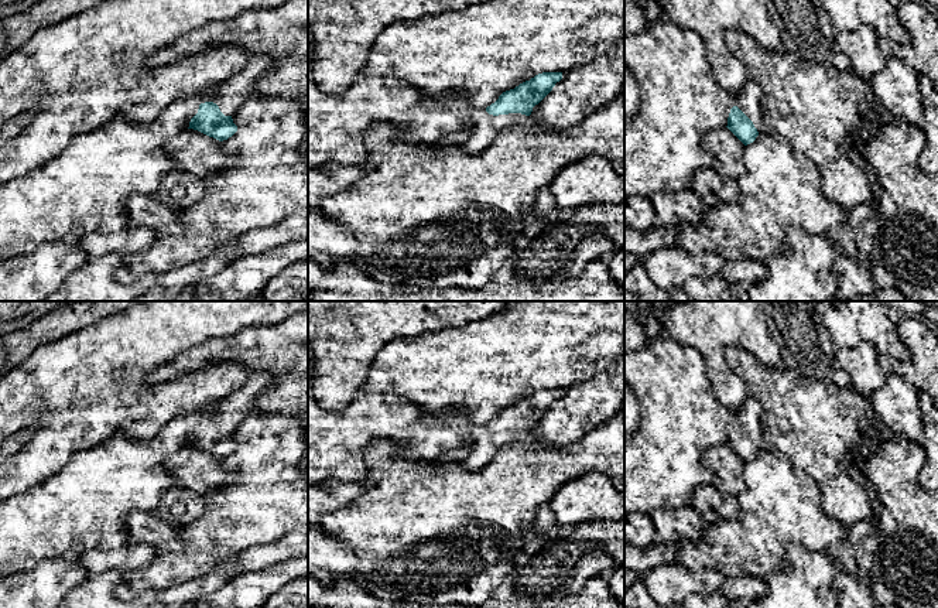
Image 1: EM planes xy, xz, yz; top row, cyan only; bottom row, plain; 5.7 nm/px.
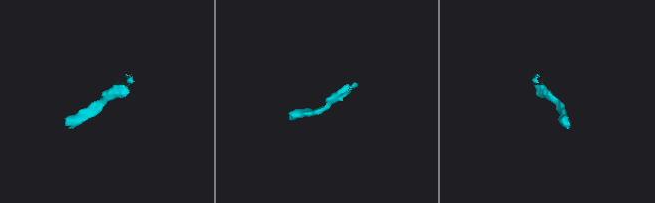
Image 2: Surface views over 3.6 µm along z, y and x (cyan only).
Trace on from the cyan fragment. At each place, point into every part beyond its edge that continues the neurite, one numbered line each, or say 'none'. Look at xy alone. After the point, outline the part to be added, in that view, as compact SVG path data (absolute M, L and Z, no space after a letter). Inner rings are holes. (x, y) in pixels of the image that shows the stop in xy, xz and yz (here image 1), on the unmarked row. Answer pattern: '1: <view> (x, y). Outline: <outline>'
1: xy (229, 412). Outline: M251 370L239 389L225 399L218 400L212 419L219 423L225 433L232 433L250 413L253 413L257 397L271 385L271 375Z

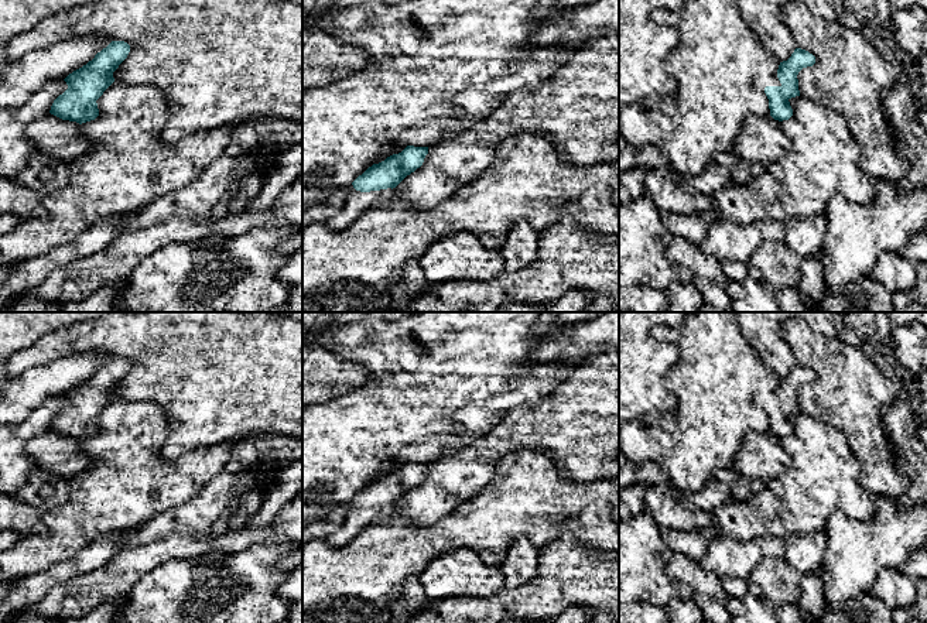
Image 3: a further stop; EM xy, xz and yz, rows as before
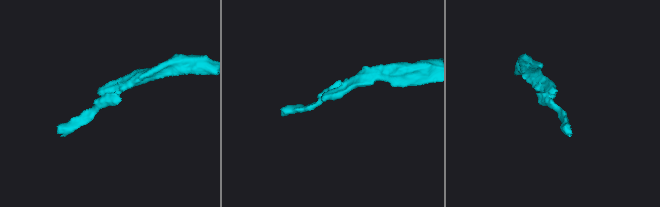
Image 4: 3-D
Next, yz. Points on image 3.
none

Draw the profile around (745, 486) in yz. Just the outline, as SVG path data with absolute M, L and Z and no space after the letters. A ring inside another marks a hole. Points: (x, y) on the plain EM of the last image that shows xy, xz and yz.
M718 469L714 475L721 483L725 483L733 499L739 502L748 500L755 492L764 489L764 480L753 480L746 476L740 476L735 469Z

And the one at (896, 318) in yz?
M886 312L893 325L921 325L927 331L927 312Z

